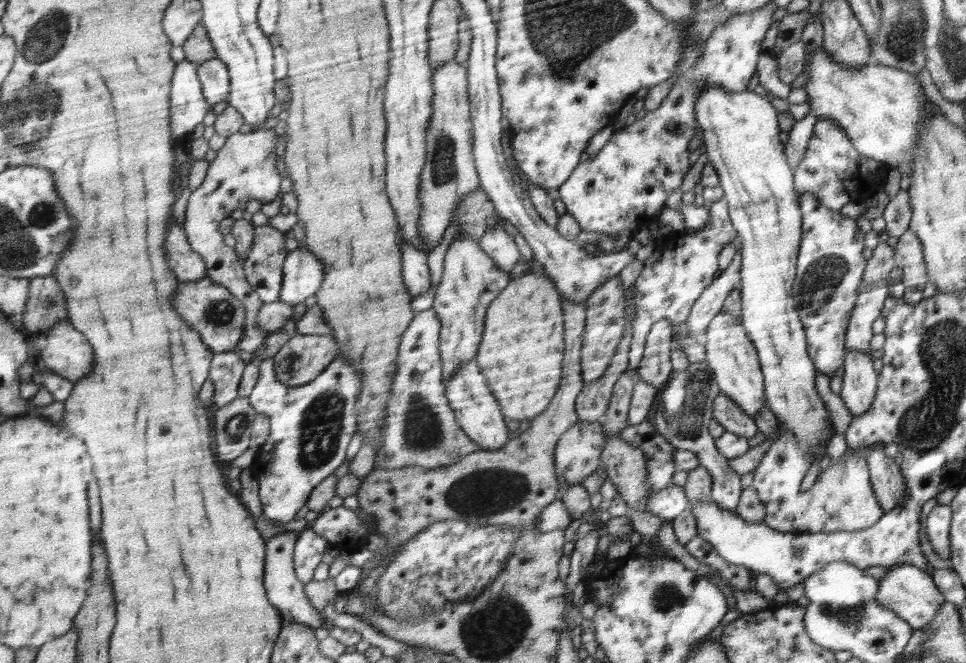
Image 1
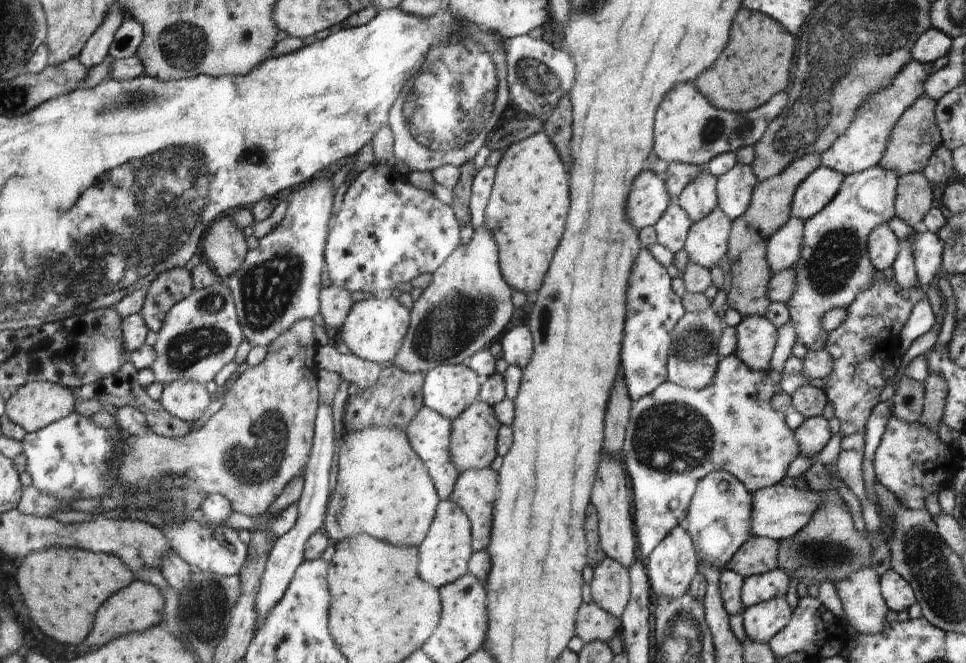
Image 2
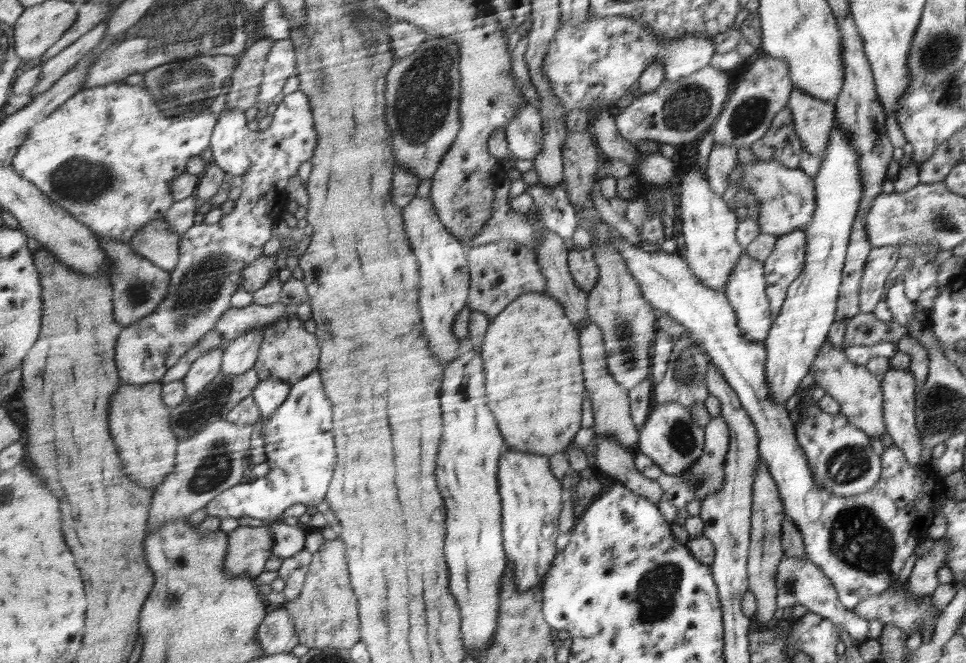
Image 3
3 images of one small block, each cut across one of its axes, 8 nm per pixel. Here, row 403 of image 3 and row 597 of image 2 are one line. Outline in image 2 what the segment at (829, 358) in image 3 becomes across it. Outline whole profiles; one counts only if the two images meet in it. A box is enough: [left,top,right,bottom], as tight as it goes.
[834,568,888,635]

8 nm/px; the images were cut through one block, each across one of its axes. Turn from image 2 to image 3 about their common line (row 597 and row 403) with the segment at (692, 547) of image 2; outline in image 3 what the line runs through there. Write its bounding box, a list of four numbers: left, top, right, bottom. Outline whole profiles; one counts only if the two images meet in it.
[637,401,705,476]

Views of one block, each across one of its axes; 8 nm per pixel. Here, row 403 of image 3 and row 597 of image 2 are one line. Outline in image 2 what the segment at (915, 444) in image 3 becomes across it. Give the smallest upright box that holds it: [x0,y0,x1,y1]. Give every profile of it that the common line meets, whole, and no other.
[882,569,914,612]

